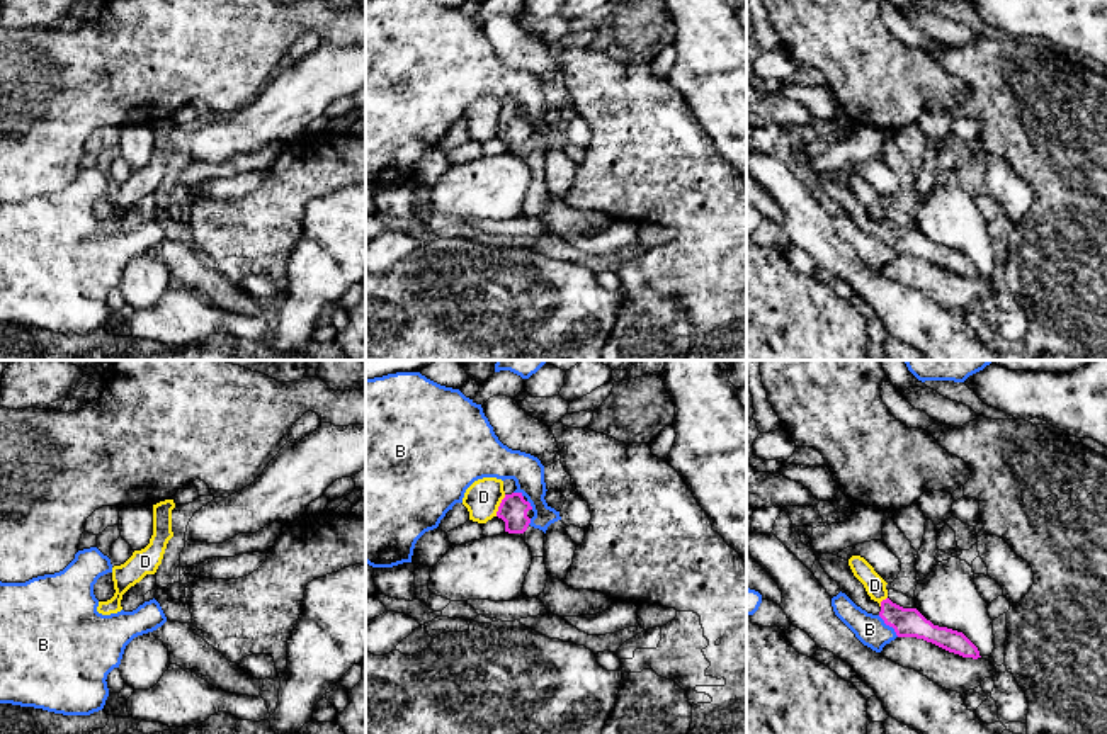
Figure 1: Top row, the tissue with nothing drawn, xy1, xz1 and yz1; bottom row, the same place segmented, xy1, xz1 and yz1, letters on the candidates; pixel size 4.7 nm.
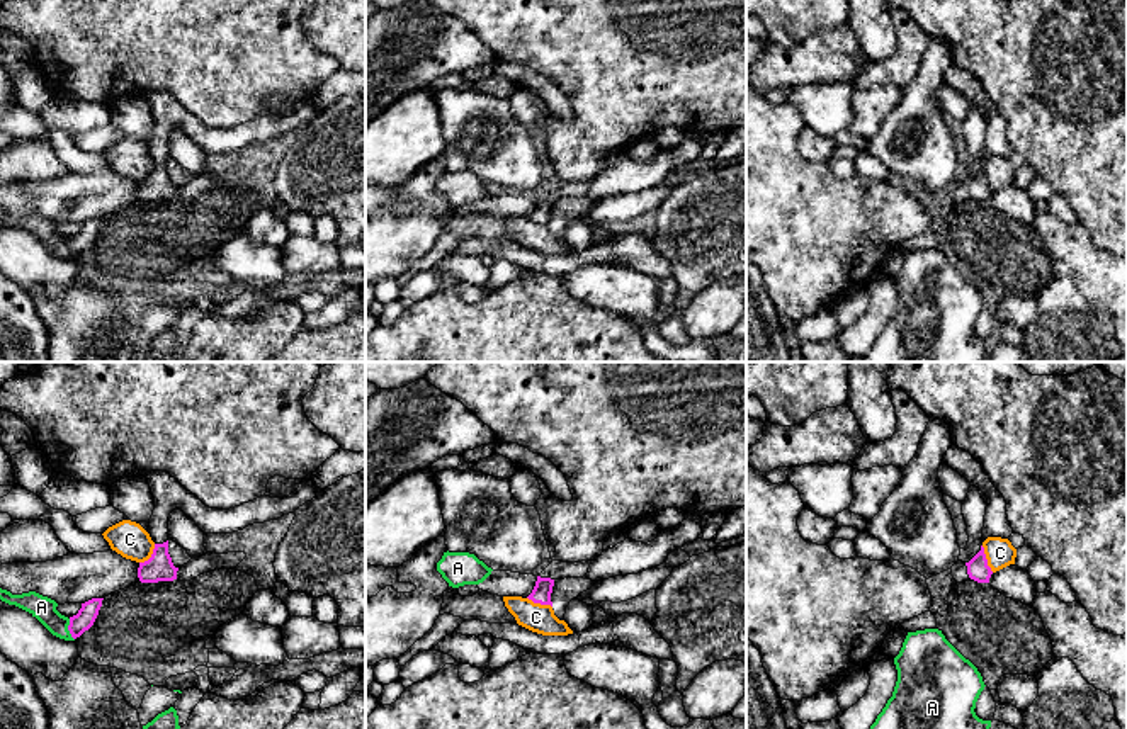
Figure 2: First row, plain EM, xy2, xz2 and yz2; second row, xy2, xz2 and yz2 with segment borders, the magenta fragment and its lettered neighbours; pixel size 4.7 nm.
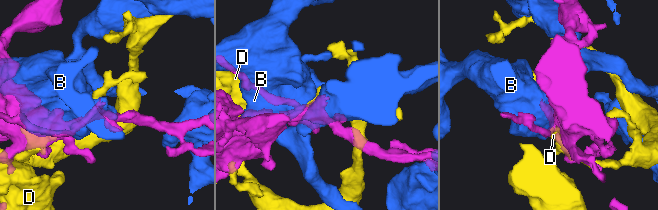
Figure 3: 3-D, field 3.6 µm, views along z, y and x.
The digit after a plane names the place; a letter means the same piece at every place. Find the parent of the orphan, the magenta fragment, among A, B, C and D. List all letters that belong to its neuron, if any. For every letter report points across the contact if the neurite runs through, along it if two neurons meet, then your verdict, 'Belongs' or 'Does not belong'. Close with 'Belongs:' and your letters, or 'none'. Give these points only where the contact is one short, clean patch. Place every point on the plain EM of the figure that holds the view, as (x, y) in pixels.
A: Boundary: xy2 (68, 238), (68, 252), (73, 259). Does not belong
B: Does not belong
C: Boundary: yz2 (981, 165), (986, 184), (993, 191). Does not belong
D: Does not belong
Belongs: none

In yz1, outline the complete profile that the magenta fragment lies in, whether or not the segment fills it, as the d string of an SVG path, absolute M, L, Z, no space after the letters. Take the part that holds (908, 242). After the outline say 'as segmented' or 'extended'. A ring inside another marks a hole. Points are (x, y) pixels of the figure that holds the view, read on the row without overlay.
M816 170L815 175L825 192L838 202L842 212L867 233L879 234L886 245L894 248L898 257L917 257L962 277L981 277L978 267L962 251L934 245L917 228L903 228L889 217L881 223L874 221L854 195L849 180Z; extended

